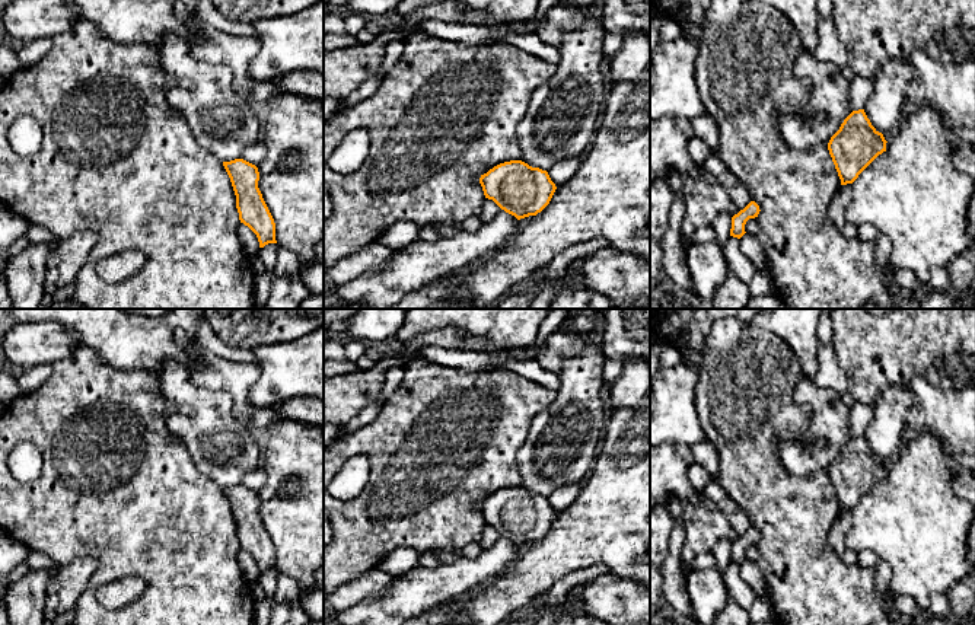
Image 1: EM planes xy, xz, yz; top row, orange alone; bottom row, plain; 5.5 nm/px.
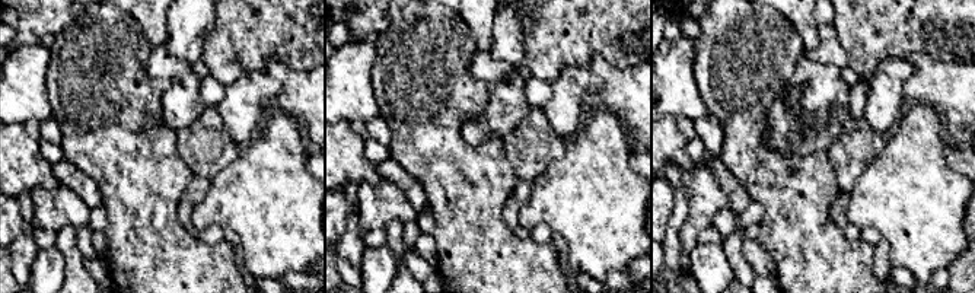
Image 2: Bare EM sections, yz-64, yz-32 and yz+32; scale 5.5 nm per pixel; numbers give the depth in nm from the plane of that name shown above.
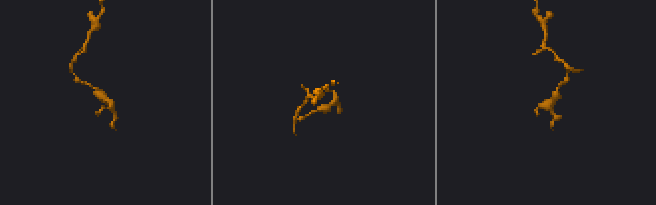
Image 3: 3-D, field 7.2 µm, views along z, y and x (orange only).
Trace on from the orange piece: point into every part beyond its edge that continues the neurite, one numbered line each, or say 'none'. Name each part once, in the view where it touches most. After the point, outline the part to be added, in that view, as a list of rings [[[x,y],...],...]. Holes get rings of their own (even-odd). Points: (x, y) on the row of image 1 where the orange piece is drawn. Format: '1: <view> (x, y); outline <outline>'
none

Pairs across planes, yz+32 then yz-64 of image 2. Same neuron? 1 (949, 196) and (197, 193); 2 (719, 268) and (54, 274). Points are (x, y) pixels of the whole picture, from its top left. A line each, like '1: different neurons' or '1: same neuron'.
1: different neurons
2: same neuron

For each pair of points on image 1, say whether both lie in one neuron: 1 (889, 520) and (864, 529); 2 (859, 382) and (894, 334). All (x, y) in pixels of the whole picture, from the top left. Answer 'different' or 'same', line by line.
1: same
2: same

